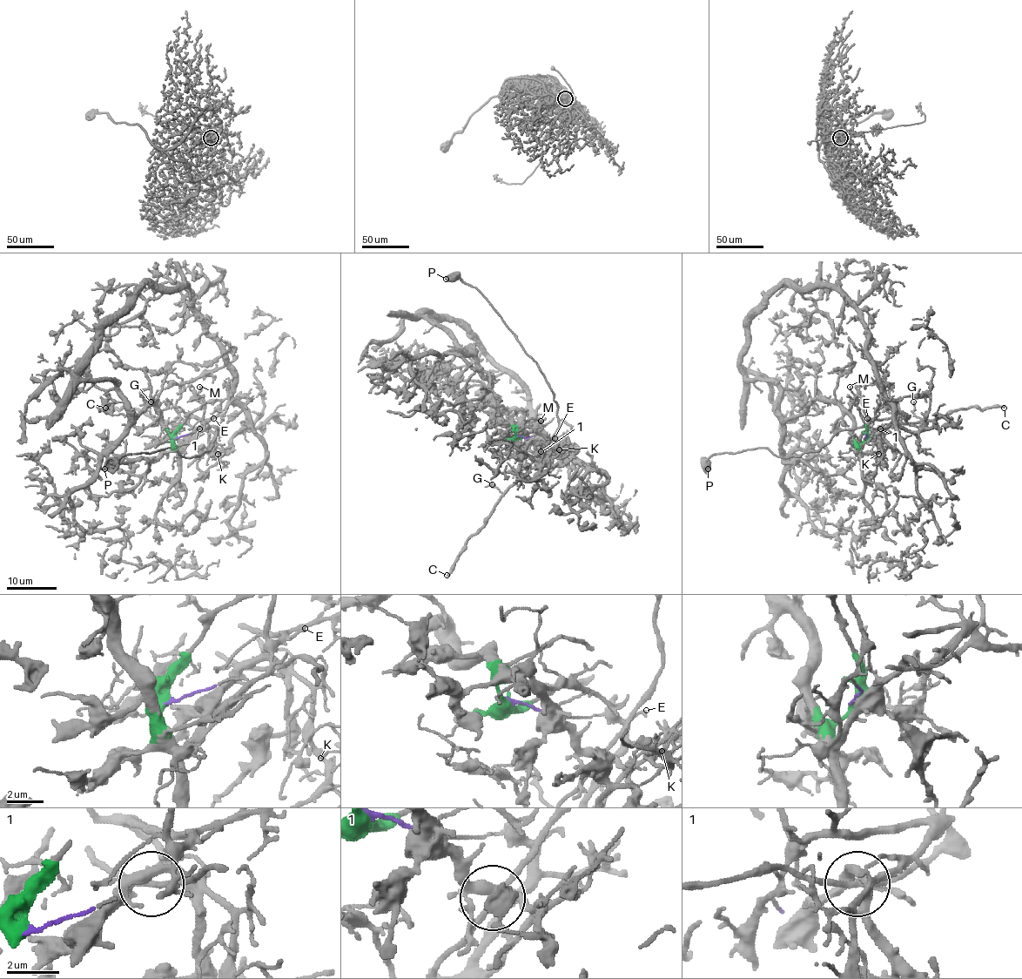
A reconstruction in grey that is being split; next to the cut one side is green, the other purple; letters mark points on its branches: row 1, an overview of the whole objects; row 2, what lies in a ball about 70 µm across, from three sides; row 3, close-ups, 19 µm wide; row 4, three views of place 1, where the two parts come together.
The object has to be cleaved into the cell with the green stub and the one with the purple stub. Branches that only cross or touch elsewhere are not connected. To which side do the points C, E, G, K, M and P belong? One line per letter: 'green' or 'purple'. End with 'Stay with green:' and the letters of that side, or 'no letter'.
C: purple
E: purple
G: purple
K: purple
M: purple
P: purple
Stay with green: no letter

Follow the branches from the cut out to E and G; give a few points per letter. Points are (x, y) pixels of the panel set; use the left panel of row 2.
E: (176, 437), (198, 431), (213, 418)
G: (176, 437), (198, 431), (207, 420), (192, 418), (184, 422), (166, 422), (150, 413), (151, 401)

